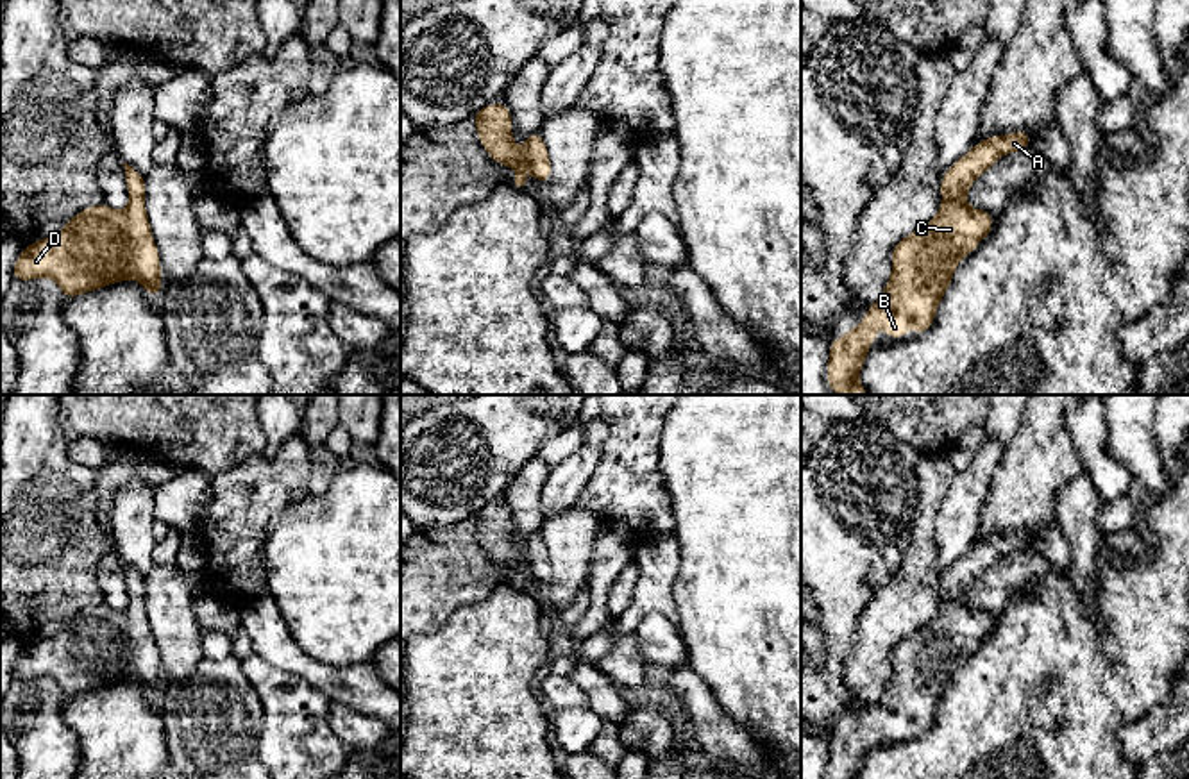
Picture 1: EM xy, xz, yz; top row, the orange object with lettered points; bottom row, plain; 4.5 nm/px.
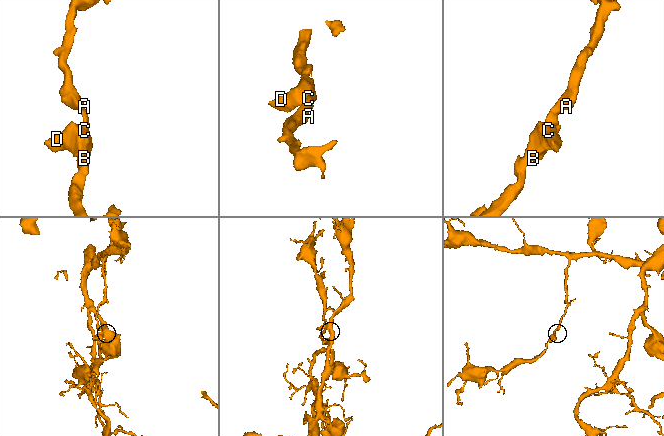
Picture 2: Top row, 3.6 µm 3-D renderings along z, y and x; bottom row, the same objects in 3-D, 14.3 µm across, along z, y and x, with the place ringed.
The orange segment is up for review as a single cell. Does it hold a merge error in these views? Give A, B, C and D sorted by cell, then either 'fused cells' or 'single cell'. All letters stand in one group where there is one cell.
groups A B C D; single cell

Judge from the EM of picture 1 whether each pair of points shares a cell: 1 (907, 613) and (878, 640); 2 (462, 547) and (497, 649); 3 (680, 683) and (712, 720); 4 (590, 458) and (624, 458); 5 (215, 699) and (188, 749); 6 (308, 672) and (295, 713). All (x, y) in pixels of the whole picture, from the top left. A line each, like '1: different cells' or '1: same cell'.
1: same cell
2: different cells
3: same cell
4: different cells
5: same cell
6: different cells

